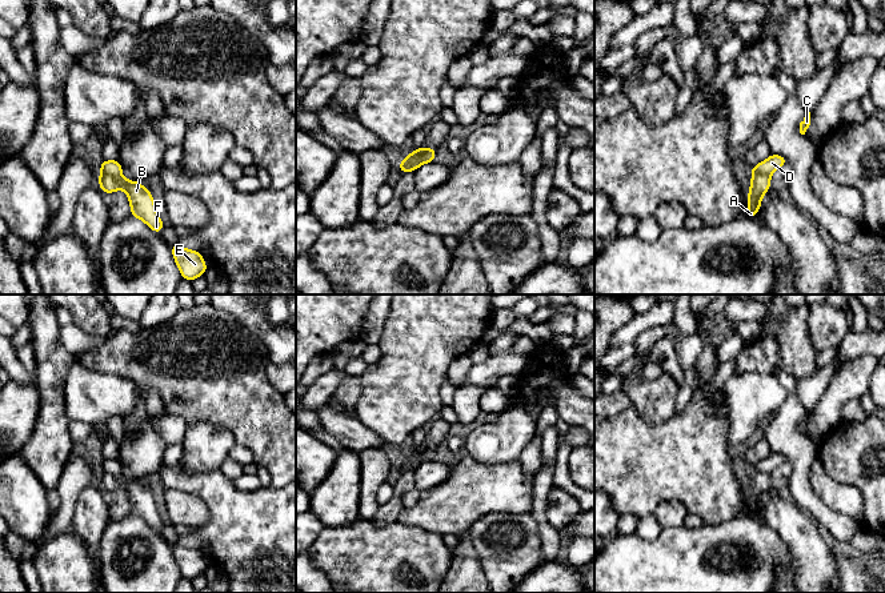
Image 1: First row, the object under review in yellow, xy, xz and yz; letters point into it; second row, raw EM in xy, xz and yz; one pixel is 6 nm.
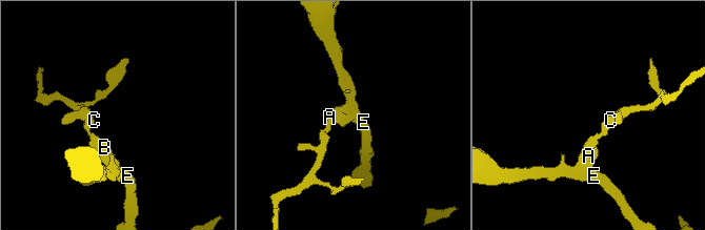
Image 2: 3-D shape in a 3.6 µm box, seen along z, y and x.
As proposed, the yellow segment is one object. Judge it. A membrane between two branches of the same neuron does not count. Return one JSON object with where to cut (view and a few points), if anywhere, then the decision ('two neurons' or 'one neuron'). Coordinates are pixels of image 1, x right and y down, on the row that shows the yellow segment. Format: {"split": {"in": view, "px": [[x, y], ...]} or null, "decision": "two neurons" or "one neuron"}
{"split": {"in": "xy", "px": [[100, 172], [120, 176]]}, "decision": "two neurons"}

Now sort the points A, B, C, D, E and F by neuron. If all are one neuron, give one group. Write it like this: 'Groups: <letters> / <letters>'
Groups: A B E F / C D

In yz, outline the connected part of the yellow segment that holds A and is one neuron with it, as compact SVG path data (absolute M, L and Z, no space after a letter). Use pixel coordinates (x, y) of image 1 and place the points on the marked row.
M753 175L750 189L748 193L748 212L746 219L754 219L761 208L762 196L770 189L770 176Z

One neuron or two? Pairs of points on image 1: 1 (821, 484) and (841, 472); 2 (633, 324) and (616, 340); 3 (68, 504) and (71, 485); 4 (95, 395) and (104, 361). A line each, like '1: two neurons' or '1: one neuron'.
1: two neurons
2: one neuron
3: one neuron
4: two neurons

